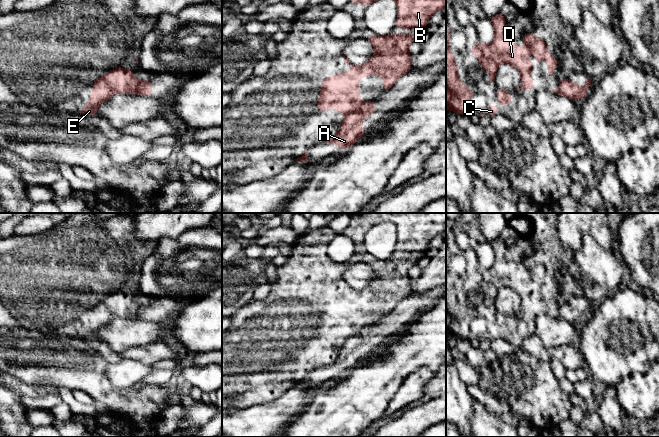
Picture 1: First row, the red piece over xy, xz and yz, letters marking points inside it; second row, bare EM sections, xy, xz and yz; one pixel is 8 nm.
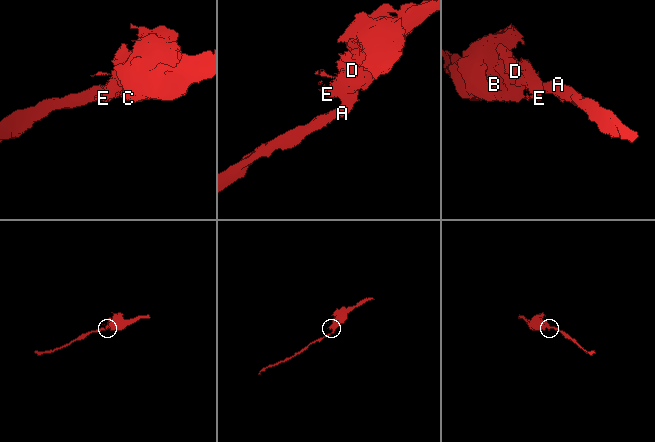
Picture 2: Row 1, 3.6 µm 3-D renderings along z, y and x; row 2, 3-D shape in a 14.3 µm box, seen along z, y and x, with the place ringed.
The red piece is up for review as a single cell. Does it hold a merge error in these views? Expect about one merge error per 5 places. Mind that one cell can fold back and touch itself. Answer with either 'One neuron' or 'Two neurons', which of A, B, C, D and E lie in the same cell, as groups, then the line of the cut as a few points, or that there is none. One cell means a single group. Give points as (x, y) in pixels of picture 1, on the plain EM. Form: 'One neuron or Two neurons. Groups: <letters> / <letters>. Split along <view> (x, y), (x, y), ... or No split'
Two neurons. Groups: A / B C D E. Split along xy (145, 304), (138, 308), (136, 316)

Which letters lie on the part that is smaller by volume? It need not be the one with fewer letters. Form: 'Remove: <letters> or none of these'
Remove: A

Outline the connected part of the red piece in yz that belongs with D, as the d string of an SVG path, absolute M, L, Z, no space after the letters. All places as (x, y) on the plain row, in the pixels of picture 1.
M502 237L489 243L494 250L493 265L488 269L476 267L470 273L470 277L477 280L483 294L490 296L490 306L495 305L498 290L507 287L515 291L521 299L521 309L517 316L521 313L535 314L530 298L535 287L528 285L528 271L512 269L513 258L511 254L506 253L507 247Z

